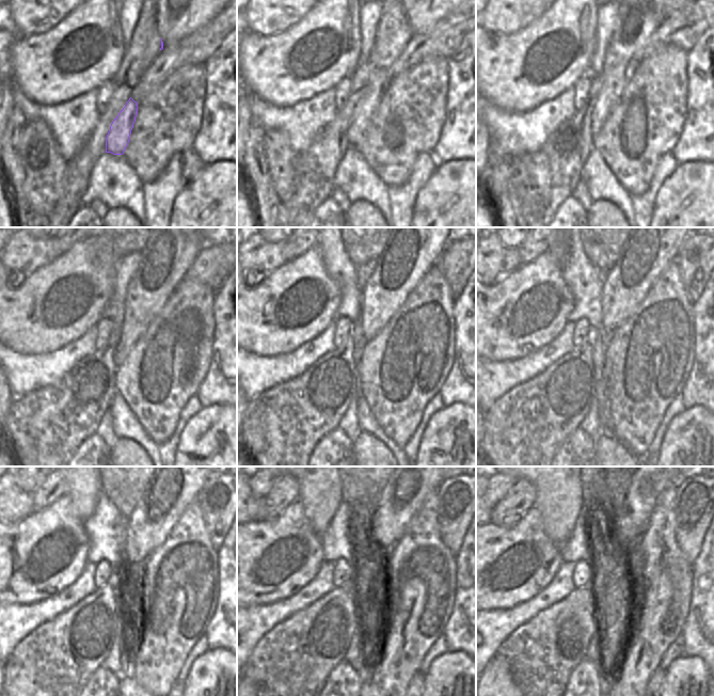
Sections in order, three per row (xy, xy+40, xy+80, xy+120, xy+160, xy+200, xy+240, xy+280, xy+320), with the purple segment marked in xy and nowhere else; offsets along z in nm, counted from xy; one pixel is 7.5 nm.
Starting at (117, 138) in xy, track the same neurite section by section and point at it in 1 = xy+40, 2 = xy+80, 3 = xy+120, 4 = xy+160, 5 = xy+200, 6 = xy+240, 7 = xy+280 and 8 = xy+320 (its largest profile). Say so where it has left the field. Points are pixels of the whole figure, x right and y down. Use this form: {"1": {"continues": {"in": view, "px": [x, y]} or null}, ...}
{"1": {"continues": {"in": "xy+40", "px": [380, 79]}}, "2": {"continues": {"in": "xy+80", "px": [616, 75]}}, "3": {"continues": {"in": "xy+120", "px": [178, 250]}}, "4": {"continues": {"in": "xy+160", "px": [419, 250]}}, "5": {"continues": {"in": "xy+200", "px": [656, 249]}}, "6": {"continues": {"in": "xy+240", "px": [177, 488]}}, "7": {"continues": {"in": "xy+280", "px": [411, 490]}}, "8": {"continues": {"in": "xy+320", "px": [646, 490]}}}

